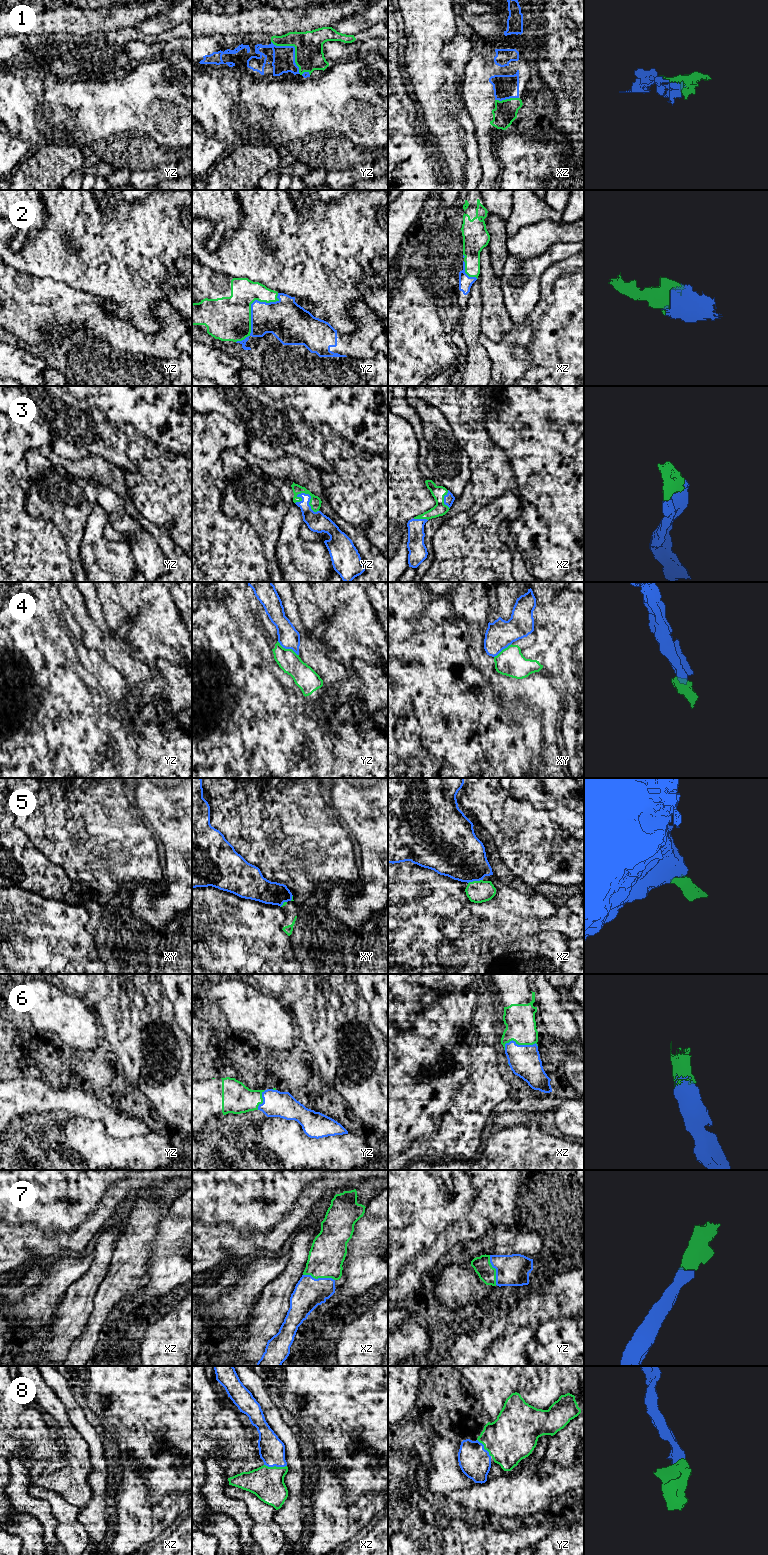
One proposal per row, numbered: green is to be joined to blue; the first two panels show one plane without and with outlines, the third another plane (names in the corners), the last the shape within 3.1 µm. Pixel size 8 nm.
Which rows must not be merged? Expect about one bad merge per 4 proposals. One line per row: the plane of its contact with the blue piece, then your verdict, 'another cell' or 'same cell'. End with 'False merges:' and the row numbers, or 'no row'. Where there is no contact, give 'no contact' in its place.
1: yz | same cell
2: yz | same cell
3: yz | same cell
4: yz | another cell
5: xz | same cell
6: xz | same cell
7: xz | same cell
8: xz | same cell
False merges: 4

